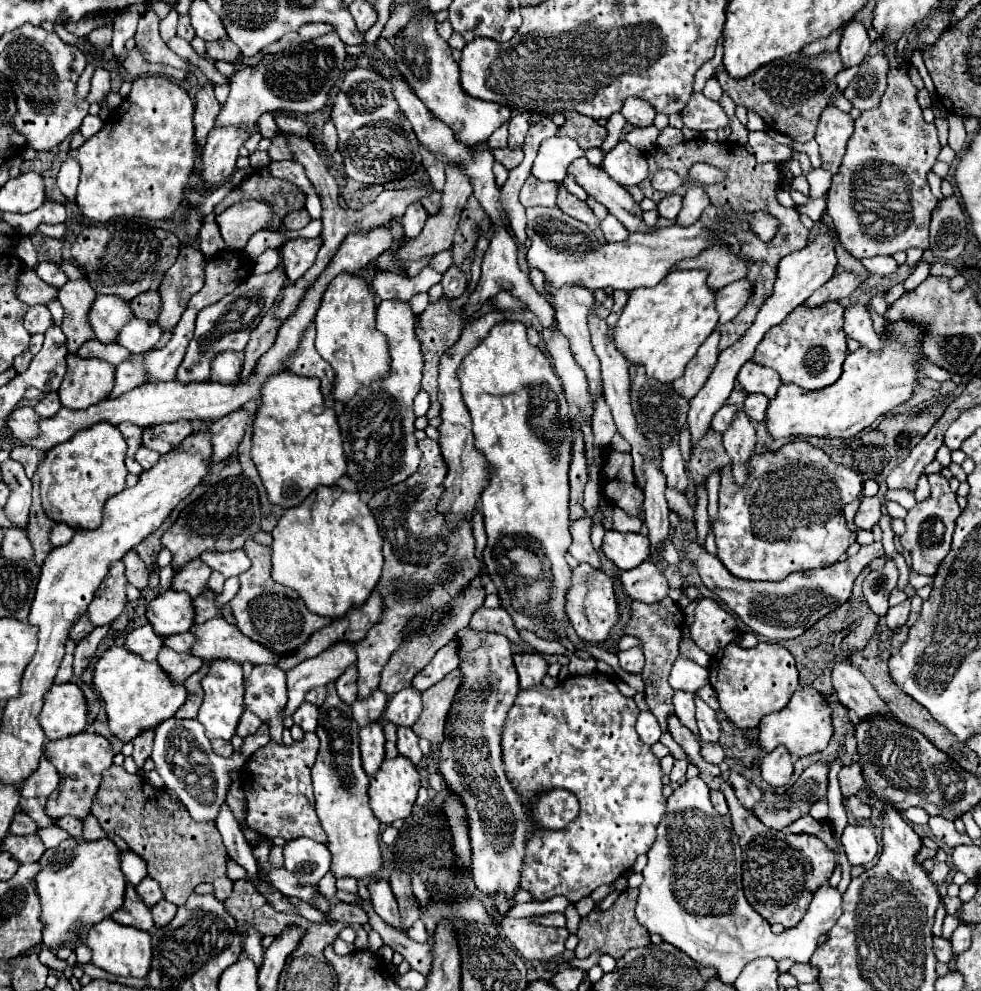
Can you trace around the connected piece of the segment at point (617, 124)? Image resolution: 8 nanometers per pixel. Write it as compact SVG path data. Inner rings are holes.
M620 112L614 113L611 117L609 117L606 125L608 135L601 145L601 149L605 154L619 142L622 130L626 123L627 121Z

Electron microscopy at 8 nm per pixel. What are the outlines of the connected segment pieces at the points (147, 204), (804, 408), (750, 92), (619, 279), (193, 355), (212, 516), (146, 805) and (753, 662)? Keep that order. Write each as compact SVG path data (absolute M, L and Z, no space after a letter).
M137 77L129 97L111 111L103 129L87 139L81 147L71 149L67 157L81 165L77 205L87 219L95 223L107 223L119 217L141 217L149 221L173 219L175 211L185 199L197 159L193 137L193 101L183 87L165 77Z
M887 323L887 341L883 341L883 353L875 355L869 349L859 347L855 353L849 353L843 363L841 377L821 391L807 391L795 383L785 383L779 387L777 395L769 401L765 427L773 439L803 439L803 437L853 437L865 427L869 427L879 415L895 409L907 401L917 383L917 365L915 359L921 355L919 349L921 329L917 325L889 325Z
M821 53L821 55L789 55L779 61L773 61L743 81L731 79L725 71L717 75L723 91L747 111L755 111L769 129L789 135L793 141L805 143L815 137L815 129L819 123L819 115L829 105L831 93L837 89L835 75L843 69L837 53Z
M527 207L527 237L531 241L531 247L527 253L527 263L531 269L539 269L553 289L561 289L565 285L577 285L577 287L585 287L589 291L607 289L607 287L623 289L623 291L633 291L637 287L655 287L673 269L673 265L677 261L699 255L703 249L711 247L717 241L717 235L713 235L709 229L713 229L721 217L729 217L729 215L731 215L731 211L707 207L703 211L701 219L691 227L671 225L671 227L657 229L655 233L631 233L631 237L621 243L599 243L595 233L587 225L565 215L561 209L557 209L557 207Z
M273 269L267 275L247 277L241 285L235 287L233 293L229 293L221 301L213 303L211 307L203 309L197 317L195 337L189 343L185 359L177 369L177 381L179 383L209 381L211 379L211 363L219 353L223 353L223 351L243 351L247 341L249 341L251 331L261 321L263 311L267 311L273 305L277 293L279 293L279 289L283 287L285 281L287 281L287 277L277 269Z
M227 477L207 489L197 501L187 505L179 519L163 533L161 543L173 553L171 567L179 571L193 559L199 559L205 551L235 551L245 545L245 541L253 539L253 535L261 529L261 513L259 513L259 497L255 485L245 477Z
M111 765L103 773L103 785L93 801L91 813L107 835L119 835L131 851L145 859L149 877L161 885L163 897L177 907L183 907L195 885L203 881L215 885L219 901L231 895L235 881L227 877L229 855L215 823L193 821L187 809L173 801L165 789L155 789L141 775L131 775L123 767Z
M763 641L753 649L731 643L715 657L711 657L709 681L717 691L721 709L725 711L727 719L731 719L741 729L749 729L757 727L763 715L781 711L789 703L791 695L799 687L799 673L791 653L777 643Z

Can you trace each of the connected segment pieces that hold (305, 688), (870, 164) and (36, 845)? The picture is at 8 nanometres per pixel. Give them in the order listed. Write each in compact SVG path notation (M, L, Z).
M349 643L333 645L325 649L313 659L299 663L297 667L285 671L287 675L287 705L281 711L283 717L291 717L301 703L305 703L305 695L315 685L333 683L349 665L355 663L355 649Z
M891 67L887 73L887 91L883 93L881 103L875 109L861 113L855 121L855 133L847 143L841 169L833 175L831 189L825 197L825 213L831 217L841 245L855 259L895 255L897 251L907 251L911 247L921 251L929 249L929 221L937 201L931 195L927 173L935 165L939 151L941 145L937 141L937 129L923 121L923 109L917 103L917 87L911 83L907 69Z
M37 833L35 835L25 835L25 837L7 835L3 839L1 849L11 853L19 863L33 863L33 861L39 861L39 857L45 851L45 845L43 845L43 841Z

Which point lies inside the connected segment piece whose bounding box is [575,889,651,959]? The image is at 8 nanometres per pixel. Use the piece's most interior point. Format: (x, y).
(614, 932)

